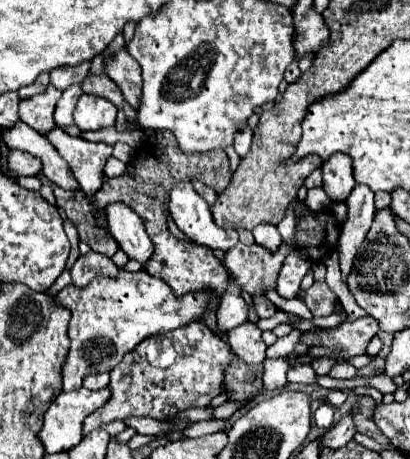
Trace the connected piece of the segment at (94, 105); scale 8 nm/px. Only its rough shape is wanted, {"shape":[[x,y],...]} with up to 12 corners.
{"shape":[[81,95],[73,111],[81,131],[113,127],[117,107],[97,95]]}

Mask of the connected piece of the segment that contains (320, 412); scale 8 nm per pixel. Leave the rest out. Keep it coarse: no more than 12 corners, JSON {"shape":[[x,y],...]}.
{"shape":[[322,403],[313,418],[319,428],[329,429],[334,407]]}

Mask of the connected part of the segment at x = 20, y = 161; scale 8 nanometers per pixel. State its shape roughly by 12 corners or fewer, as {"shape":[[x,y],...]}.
{"shape":[[23,151],[9,153],[13,177],[39,175],[43,165]]}

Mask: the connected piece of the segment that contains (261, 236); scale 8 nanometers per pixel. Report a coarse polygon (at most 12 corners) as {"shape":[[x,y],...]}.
{"shape":[[257,225],[255,243],[271,253],[279,249],[281,235],[275,225]]}

